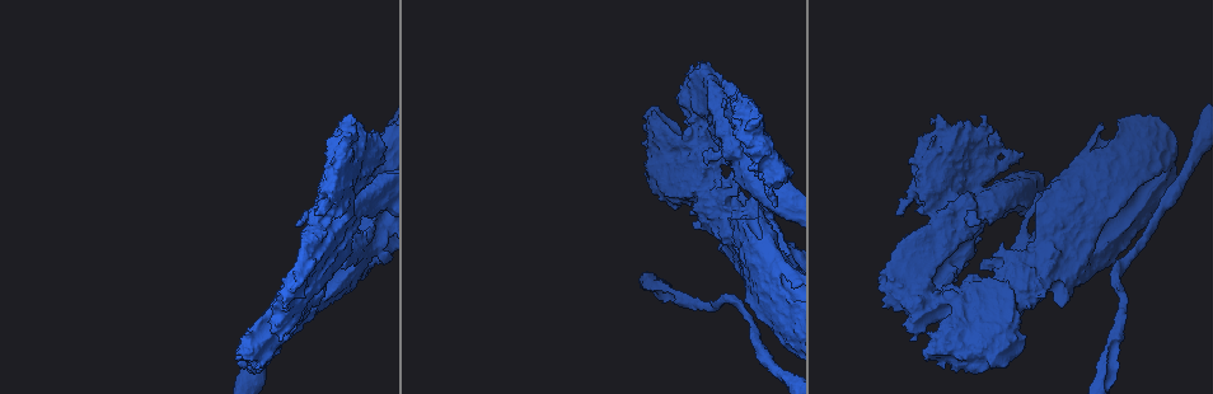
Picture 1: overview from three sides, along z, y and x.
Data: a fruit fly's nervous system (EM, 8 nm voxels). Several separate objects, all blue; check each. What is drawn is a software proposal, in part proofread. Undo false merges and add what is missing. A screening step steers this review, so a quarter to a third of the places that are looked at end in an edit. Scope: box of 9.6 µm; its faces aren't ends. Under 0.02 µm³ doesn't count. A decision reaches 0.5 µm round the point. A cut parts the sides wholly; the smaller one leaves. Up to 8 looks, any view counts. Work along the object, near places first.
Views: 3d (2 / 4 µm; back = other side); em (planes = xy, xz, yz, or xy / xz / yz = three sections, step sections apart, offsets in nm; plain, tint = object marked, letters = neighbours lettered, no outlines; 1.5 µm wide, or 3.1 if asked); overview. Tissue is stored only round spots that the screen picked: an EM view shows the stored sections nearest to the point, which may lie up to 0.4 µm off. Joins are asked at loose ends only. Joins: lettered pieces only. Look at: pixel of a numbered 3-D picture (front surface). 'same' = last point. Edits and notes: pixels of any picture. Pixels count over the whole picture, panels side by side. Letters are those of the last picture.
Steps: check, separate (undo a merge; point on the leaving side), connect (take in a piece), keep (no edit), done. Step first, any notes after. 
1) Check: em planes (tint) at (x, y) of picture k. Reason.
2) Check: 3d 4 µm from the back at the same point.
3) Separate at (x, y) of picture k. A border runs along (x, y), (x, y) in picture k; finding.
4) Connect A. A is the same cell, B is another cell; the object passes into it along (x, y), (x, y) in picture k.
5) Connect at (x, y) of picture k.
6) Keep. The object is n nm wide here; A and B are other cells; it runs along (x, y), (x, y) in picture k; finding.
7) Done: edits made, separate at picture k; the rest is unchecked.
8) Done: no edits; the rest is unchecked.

Check: em planes (plain) at (911, 161) of picture 1. Free end.

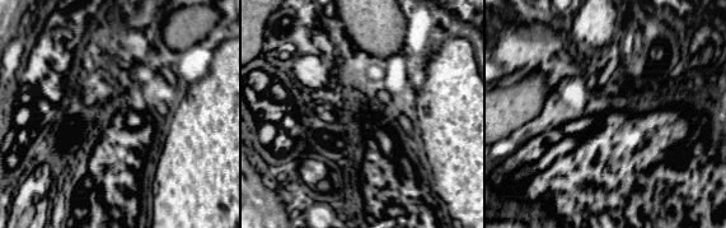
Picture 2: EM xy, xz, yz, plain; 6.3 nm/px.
Check: em planes (letters) at the same point.

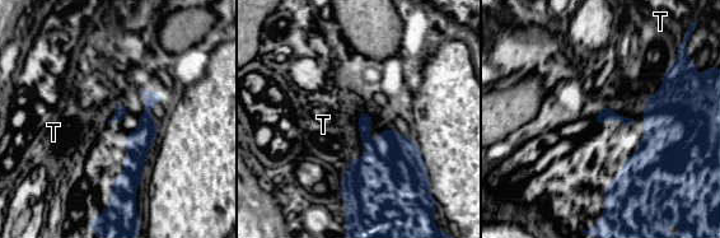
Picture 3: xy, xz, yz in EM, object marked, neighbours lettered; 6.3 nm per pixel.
Keep. T is another cell; a border runs along (673, 64), (639, 120) in picture 3; none of them fits.

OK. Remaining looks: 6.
Check: em yz step 4 (tint) at (967, 122) of picture 1. Free end.

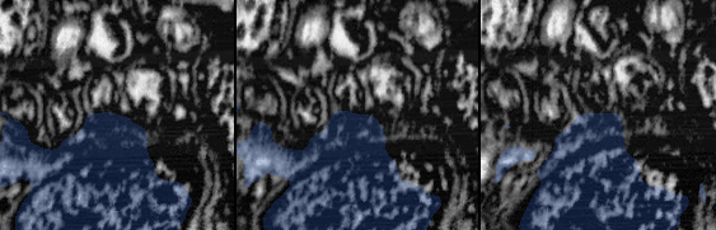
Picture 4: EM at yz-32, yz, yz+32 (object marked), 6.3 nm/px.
Check: em planes (letters) at the same point. Another direction.

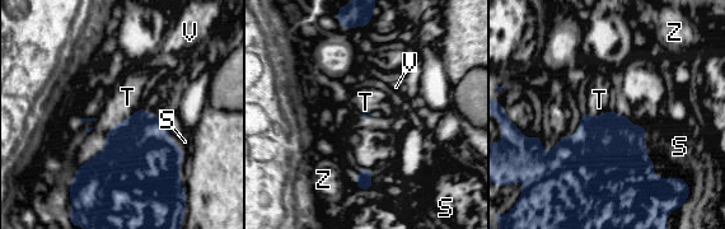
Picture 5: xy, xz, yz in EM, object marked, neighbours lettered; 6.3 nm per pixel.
Keep. The longest contact is with T, 550 nm; S, T, V and Z are other cells; a border runs along (141, 106), (79, 167) in picture 5; no lettered piece goes on from it.

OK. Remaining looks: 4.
Check: 3d 4 µm at (1045, 294) of picture 1. An open end.

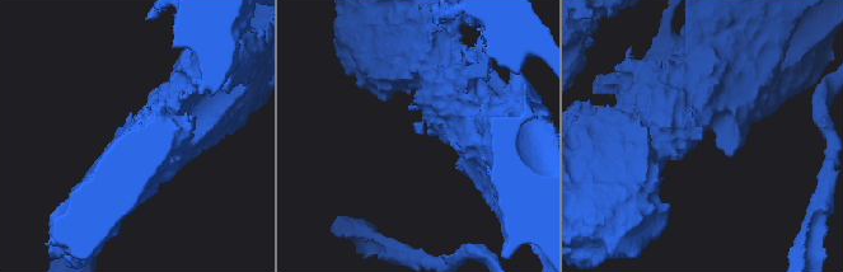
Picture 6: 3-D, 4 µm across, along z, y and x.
Check: em xy step 8 (letters) at (415, 123) of picture 6.

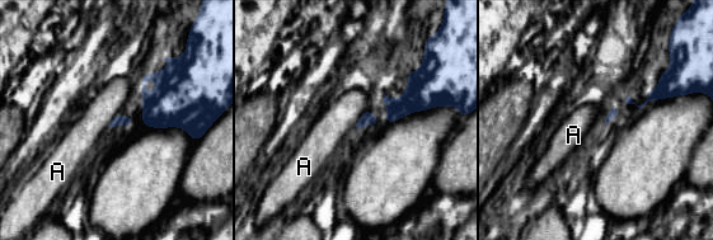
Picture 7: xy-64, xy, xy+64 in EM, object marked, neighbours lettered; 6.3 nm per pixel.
Keep. A is another cell; a border runs along (366, 107), (355, 128) in picture 7; no lettered piece goes on from it.

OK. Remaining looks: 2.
Done: no edits; the rest is unchecked.

